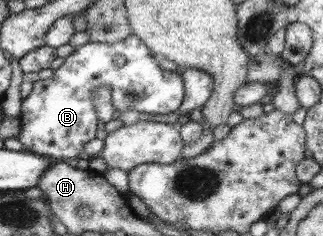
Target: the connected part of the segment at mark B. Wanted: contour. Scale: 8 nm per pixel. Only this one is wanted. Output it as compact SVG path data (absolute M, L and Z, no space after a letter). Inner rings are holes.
M131 34L116 44L89 42L74 47L52 78L34 82L32 93L21 105L19 142L26 152L48 156L54 161L75 163L84 156L88 143L96 138L96 112L91 93L100 85L112 88L112 105L119 113L129 109L146 114L178 112L186 96L183 75L168 72L159 58Z

